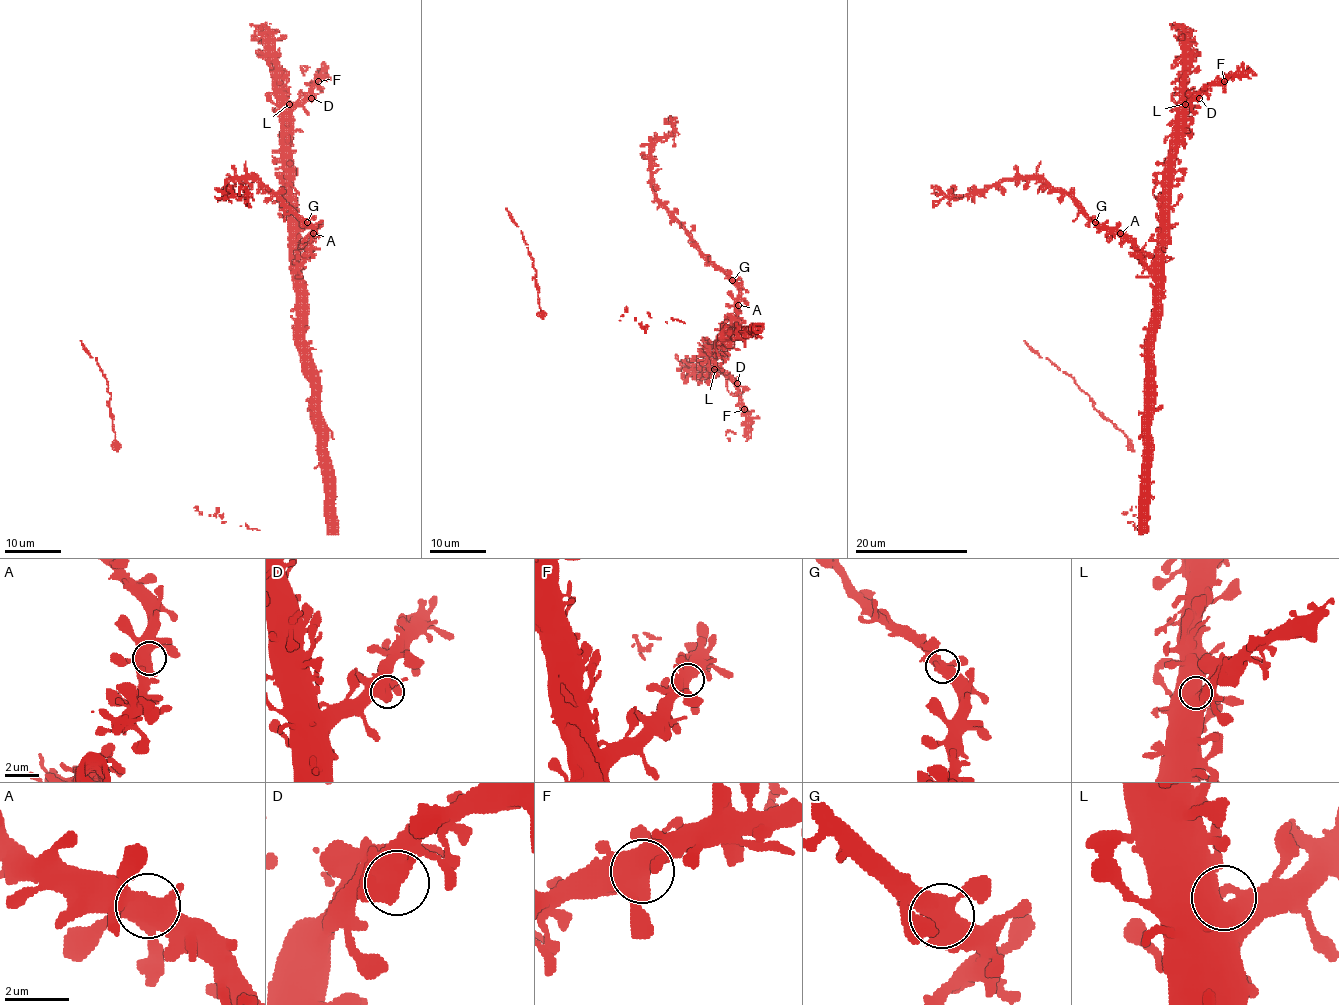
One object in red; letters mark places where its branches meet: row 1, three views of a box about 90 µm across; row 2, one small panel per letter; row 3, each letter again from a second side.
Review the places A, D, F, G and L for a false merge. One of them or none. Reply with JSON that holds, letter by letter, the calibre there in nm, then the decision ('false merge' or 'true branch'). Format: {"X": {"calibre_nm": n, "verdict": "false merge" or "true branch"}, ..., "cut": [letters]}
{"A": {"calibre_nm": 500, "verdict": "true branch"}, "D": {"calibre_nm": 500, "verdict": "true branch"}, "F": {"calibre_nm": 550, "verdict": "true branch"}, "G": {"calibre_nm": 500, "verdict": "true branch"}, "L": {"calibre_nm": 500, "verdict": "true branch"}, "cut": []}

